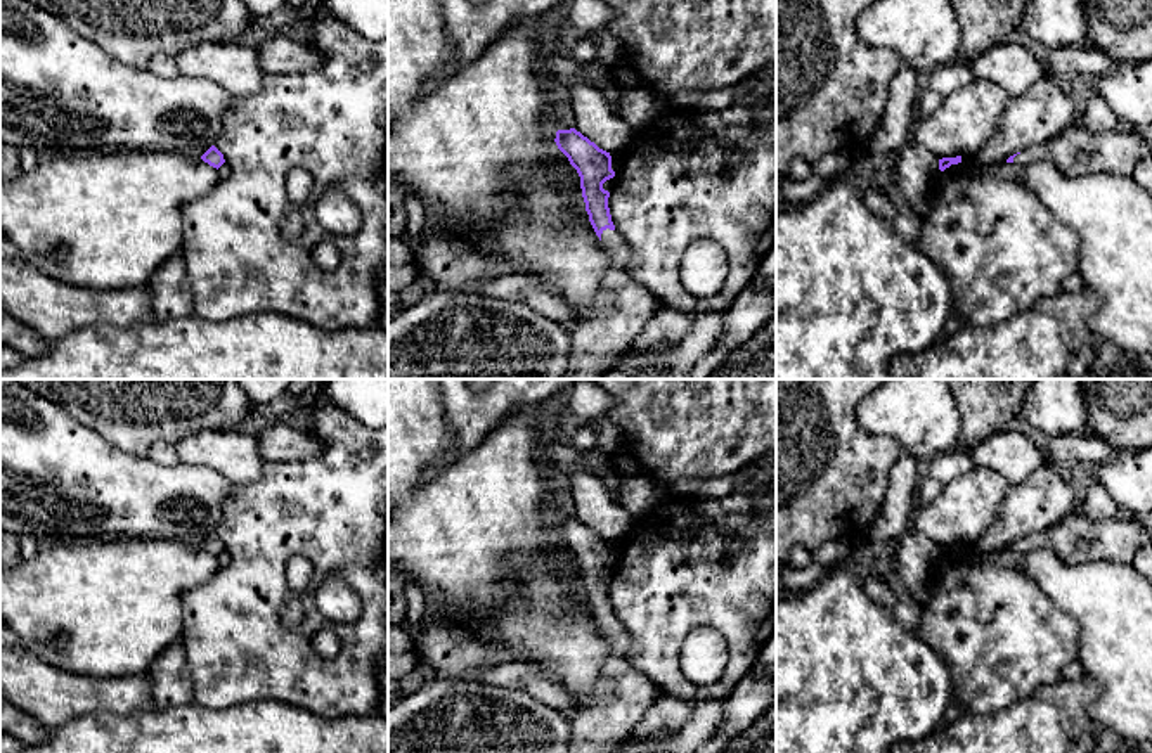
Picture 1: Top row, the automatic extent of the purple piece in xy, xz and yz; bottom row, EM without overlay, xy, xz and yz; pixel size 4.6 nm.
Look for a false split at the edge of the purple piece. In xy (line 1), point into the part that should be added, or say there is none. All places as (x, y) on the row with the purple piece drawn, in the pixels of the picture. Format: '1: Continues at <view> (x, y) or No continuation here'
1: No continuation here

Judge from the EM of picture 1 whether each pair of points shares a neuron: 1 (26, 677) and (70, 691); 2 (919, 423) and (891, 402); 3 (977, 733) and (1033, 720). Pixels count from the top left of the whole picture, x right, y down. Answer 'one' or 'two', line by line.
1: one
2: one
3: one

